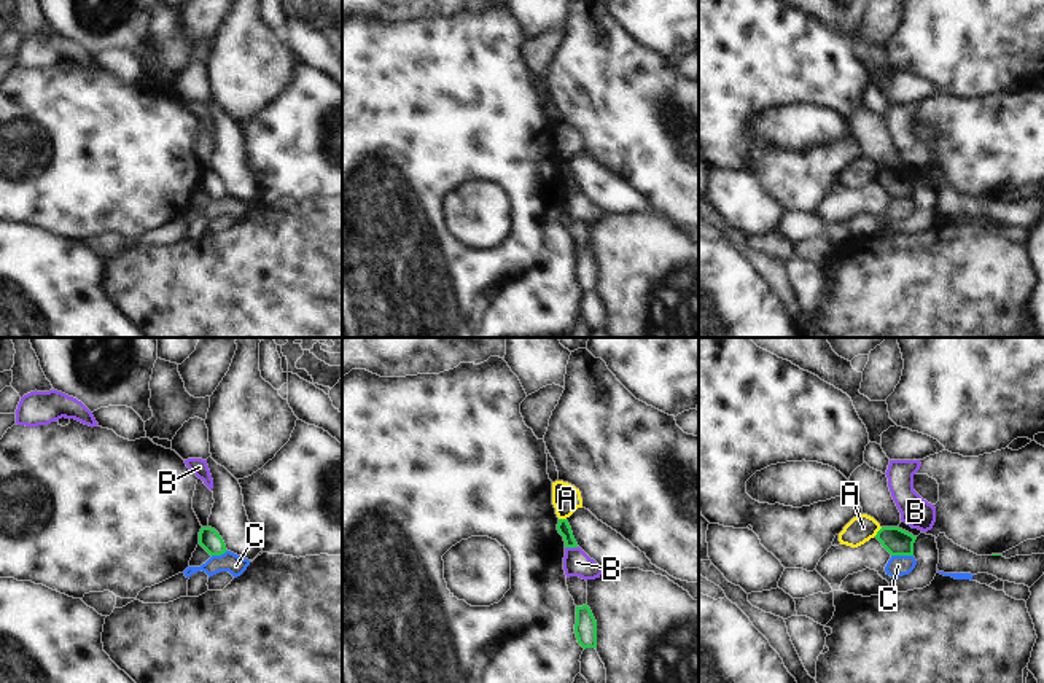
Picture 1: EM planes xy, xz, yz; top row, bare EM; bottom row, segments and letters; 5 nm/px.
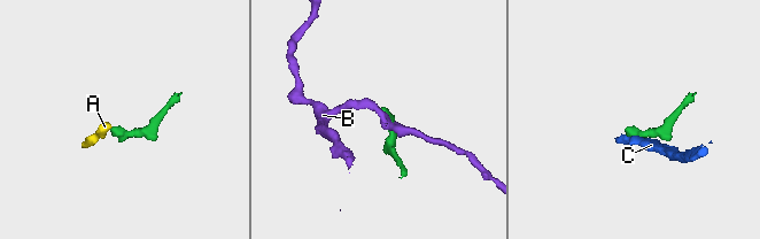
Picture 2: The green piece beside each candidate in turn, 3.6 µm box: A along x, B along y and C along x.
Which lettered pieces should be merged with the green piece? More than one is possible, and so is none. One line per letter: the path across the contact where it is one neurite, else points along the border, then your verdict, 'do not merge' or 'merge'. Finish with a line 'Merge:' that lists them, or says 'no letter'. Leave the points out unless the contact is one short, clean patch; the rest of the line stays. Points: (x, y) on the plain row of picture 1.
A: border along yz (882, 171), (874, 179); do not merge
B: border along xz (578, 190), (565, 191); do not merge
C: border along yz (892, 198), (912, 199); do not merge
Merge: no letter

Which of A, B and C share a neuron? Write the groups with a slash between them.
A / B / C

